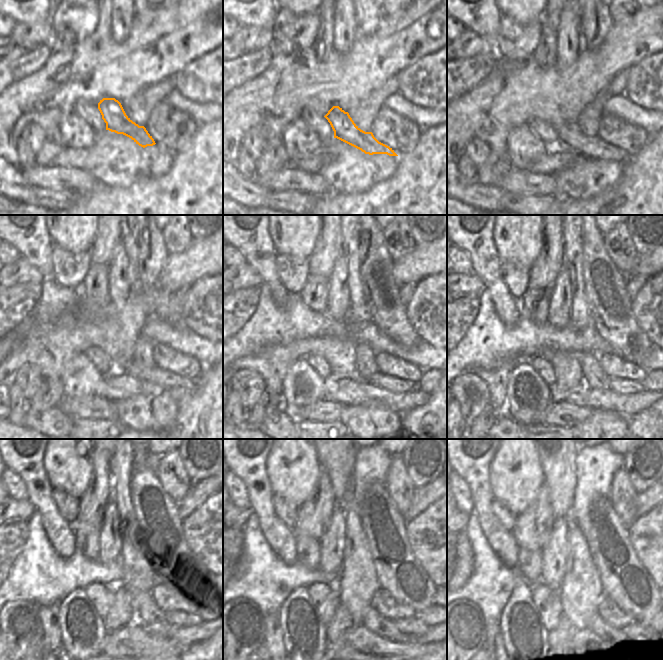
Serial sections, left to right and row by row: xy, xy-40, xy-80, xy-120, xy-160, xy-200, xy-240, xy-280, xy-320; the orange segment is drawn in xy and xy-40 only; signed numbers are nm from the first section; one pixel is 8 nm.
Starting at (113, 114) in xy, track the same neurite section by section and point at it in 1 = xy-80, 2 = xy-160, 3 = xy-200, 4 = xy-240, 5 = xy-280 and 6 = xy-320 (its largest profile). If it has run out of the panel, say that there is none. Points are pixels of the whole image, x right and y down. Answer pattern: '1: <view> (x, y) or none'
1: xy-80 (570, 135)
2: xy-160 (391, 383)
3: xy-200 (621, 385)
4: xy-240 (182, 618)
5: xy-280 (413, 627)
6: xy-320 (639, 630)

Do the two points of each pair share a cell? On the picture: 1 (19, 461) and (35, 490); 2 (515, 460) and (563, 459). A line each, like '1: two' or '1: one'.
1: one
2: two

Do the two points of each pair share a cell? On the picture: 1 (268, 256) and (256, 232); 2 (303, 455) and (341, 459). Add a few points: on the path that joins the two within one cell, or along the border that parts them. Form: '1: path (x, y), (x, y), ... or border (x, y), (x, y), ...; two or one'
1: path (262, 250), (256, 244), (256, 238); one
2: border (315, 449), (320, 467); two

